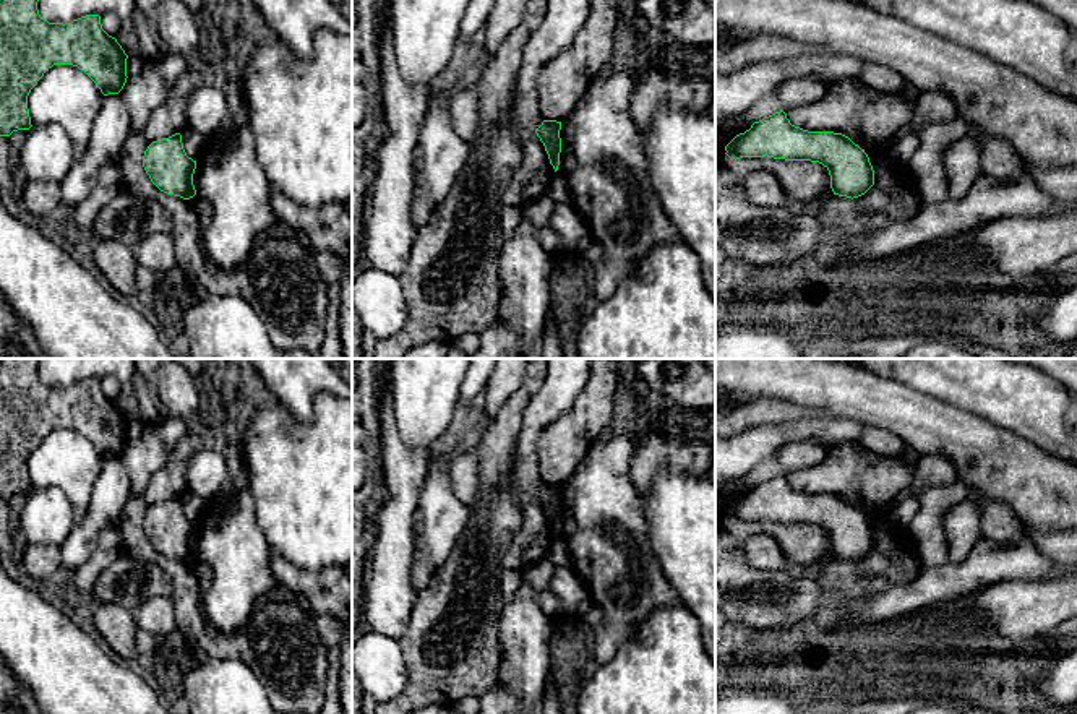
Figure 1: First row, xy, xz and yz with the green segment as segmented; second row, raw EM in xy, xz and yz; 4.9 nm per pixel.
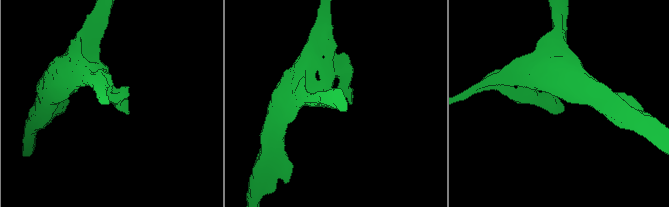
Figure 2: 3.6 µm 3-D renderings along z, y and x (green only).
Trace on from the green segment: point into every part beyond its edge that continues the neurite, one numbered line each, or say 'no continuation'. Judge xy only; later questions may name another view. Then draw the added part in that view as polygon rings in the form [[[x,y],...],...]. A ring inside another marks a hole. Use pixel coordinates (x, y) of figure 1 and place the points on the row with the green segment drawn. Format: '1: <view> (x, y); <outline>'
no continuation

